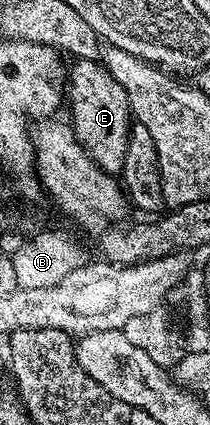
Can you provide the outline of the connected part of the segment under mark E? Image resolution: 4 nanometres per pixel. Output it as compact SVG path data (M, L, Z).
M78 58L72 64L74 66L70 65L67 70L67 110L69 106L73 113L73 135L102 170L114 176L120 175L131 129L127 94L100 61Z

